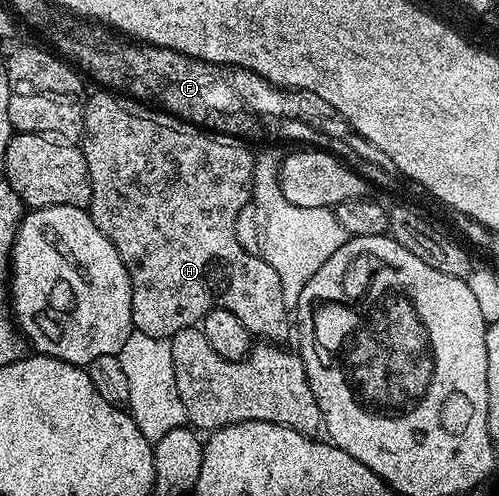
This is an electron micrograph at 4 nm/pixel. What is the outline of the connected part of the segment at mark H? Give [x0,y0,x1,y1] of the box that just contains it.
[81,91,293,343]

